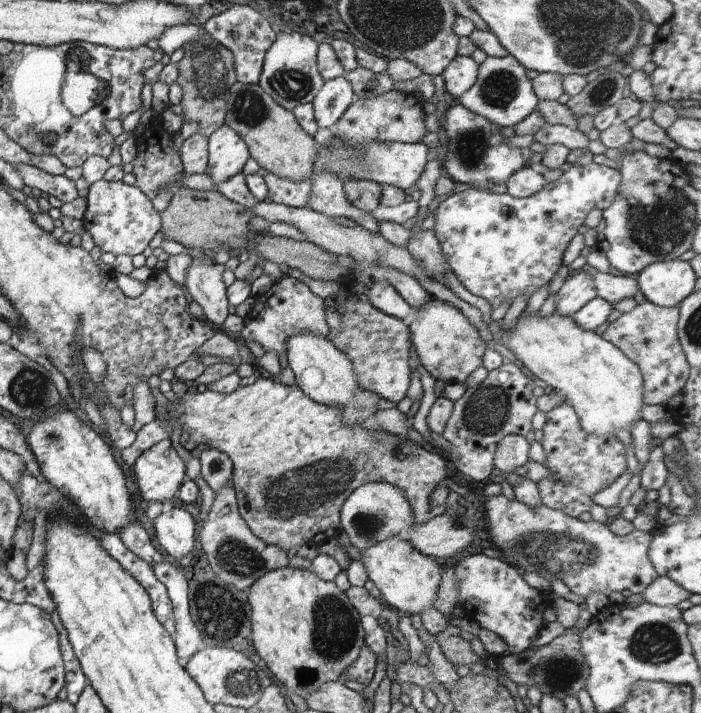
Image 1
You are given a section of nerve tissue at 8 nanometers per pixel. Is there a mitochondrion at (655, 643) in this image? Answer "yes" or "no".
yes

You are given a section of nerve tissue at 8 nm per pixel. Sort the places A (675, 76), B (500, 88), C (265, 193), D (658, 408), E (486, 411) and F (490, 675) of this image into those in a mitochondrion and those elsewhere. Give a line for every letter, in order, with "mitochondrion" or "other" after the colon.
A: other
B: mitochondrion
C: other
D: other
E: mitochondrion
F: other

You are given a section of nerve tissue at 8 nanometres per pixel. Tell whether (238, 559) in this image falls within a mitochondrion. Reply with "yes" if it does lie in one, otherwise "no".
yes

